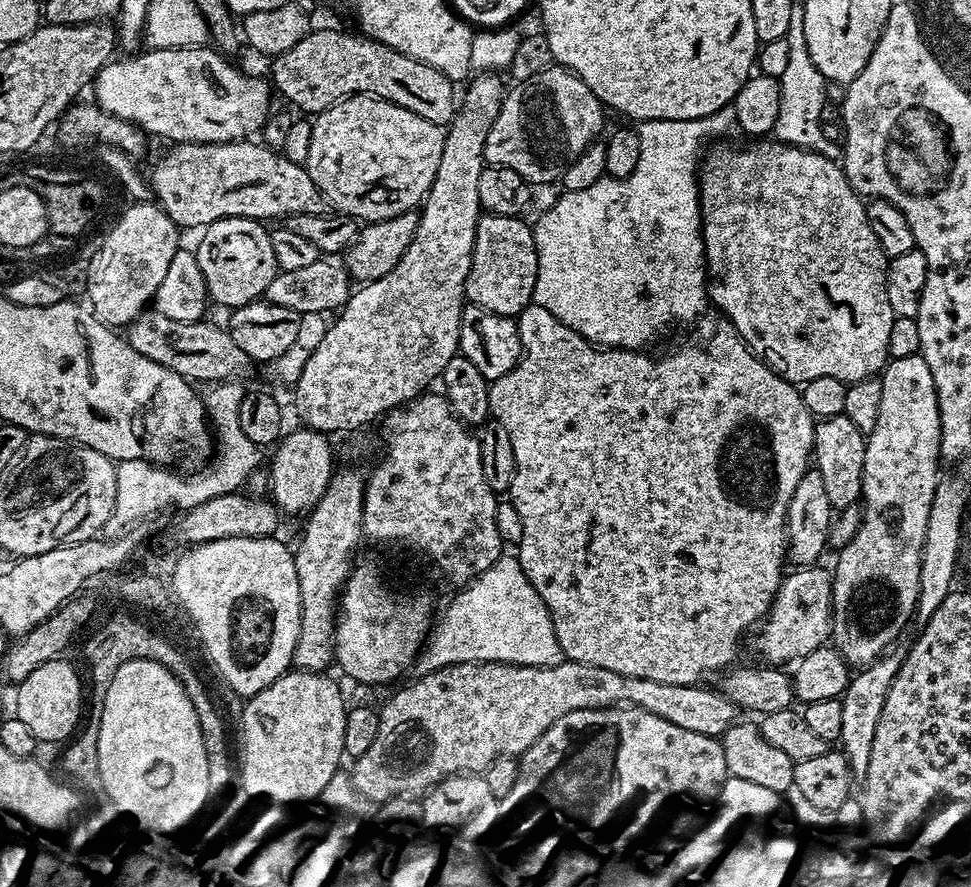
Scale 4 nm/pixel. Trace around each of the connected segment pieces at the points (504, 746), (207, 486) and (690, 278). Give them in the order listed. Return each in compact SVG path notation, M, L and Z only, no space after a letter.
M573 660L554 666L451 664L419 678L398 689L379 709L378 738L366 754L355 757L356 765L350 768L354 786L365 801L415 797L448 776L483 773L499 756L519 757L570 710L629 704L650 710L682 730L717 738L738 720L736 704L715 687L650 682L650 678L630 678Z
M220 382L213 388L216 389L206 396L206 411L218 437L218 449L214 454L216 461L209 468L204 468L185 480L178 473L172 472L176 470L168 466L153 466L147 460L119 461L116 464L118 494L114 510L108 519L109 529L131 529L139 525L136 524L139 520L144 520L147 516L170 507L171 504L178 504L180 509L187 510L215 496L241 491L252 477L252 473L261 467L261 449L252 444L250 438L246 438L246 434L242 434L240 429L240 403L246 391L245 385L240 385L240 382Z
M728 108L718 110L709 116L702 118L694 118L693 120L645 120L639 125L638 131L640 141L642 142L642 155L638 157L638 166L634 166L634 174L630 174L625 180L615 180L613 176L605 174L598 182L594 182L594 186L586 186L586 190L574 190L573 192L565 191L564 196L560 196L553 202L552 208L548 208L540 216L540 221L535 221L534 235L536 237L536 253L538 254L538 278L536 279L536 295L535 303L541 304L546 310L550 310L550 314L554 314L554 318L558 318L558 322L562 322L566 326L570 326L570 330L574 330L582 338L586 338L590 343L605 348L630 348L633 350L644 350L659 338L660 332L667 330L671 324L688 324L691 320L696 320L700 316L700 311L704 307L709 307L710 297L706 287L706 265L704 263L704 233L700 222L700 186L698 183L698 165L702 160L702 147L700 148L700 140L712 140L708 142L716 142L728 132L728 124L730 128L730 112Z

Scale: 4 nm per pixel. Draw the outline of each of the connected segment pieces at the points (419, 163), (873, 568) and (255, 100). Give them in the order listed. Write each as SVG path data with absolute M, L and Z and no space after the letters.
M349 96L346 100L339 100L337 104L330 106L325 112L319 113L312 120L310 154L308 155L306 167L310 178L314 178L314 186L318 186L318 190L322 190L322 194L328 200L329 205L337 213L353 217L360 222L375 222L386 218L394 218L400 216L403 212L413 211L427 196L430 186L434 182L434 174L438 174L438 162L442 162L444 133L445 129L441 125L430 122L402 106L391 104L389 100L378 100L375 96Z
M919 354L889 359L882 369L880 381L882 402L878 406L878 422L874 422L874 430L866 436L866 462L862 470L864 517L851 542L839 549L837 556L840 557L832 572L830 640L852 666L863 666L883 656L903 634L904 627L913 623L920 589L922 546L930 522L930 502L934 502L936 482L942 475L938 394L934 390L934 374L930 366L926 366Z
M215 47L148 48L131 58L120 59L124 60L116 58L105 64L96 75L95 103L99 104L103 112L135 124L149 137L161 136L164 140L172 140L168 142L186 144L229 144L232 140L251 137L251 132L258 131L268 120L274 97L269 81L239 72L228 61L231 59Z

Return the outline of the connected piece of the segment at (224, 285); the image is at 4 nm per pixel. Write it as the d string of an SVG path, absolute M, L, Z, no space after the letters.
M231 216L207 225L202 235L194 251L198 266L202 266L202 278L206 278L209 297L227 310L261 299L278 271L271 231L261 221Z

